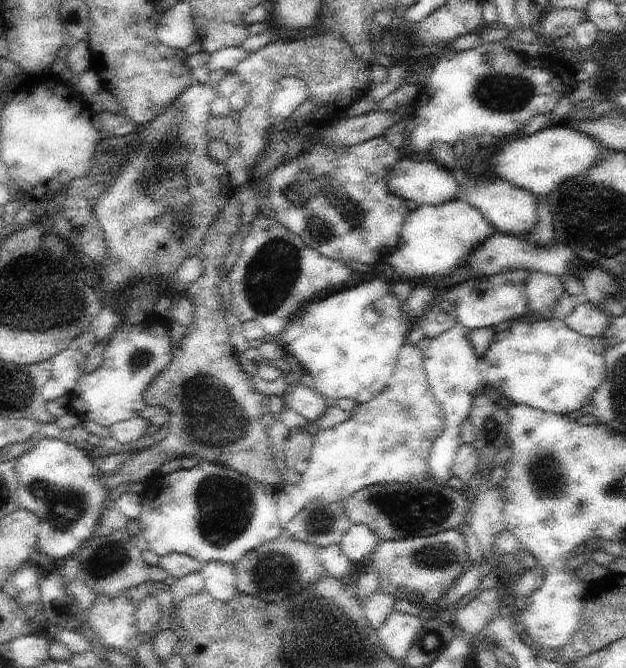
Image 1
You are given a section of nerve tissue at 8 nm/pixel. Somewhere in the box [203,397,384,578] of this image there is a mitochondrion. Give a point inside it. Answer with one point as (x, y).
(320, 521)

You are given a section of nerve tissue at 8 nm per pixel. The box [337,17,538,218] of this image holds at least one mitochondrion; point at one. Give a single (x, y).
(500, 92)

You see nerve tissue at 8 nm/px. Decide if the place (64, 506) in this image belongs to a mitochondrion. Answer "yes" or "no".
yes

